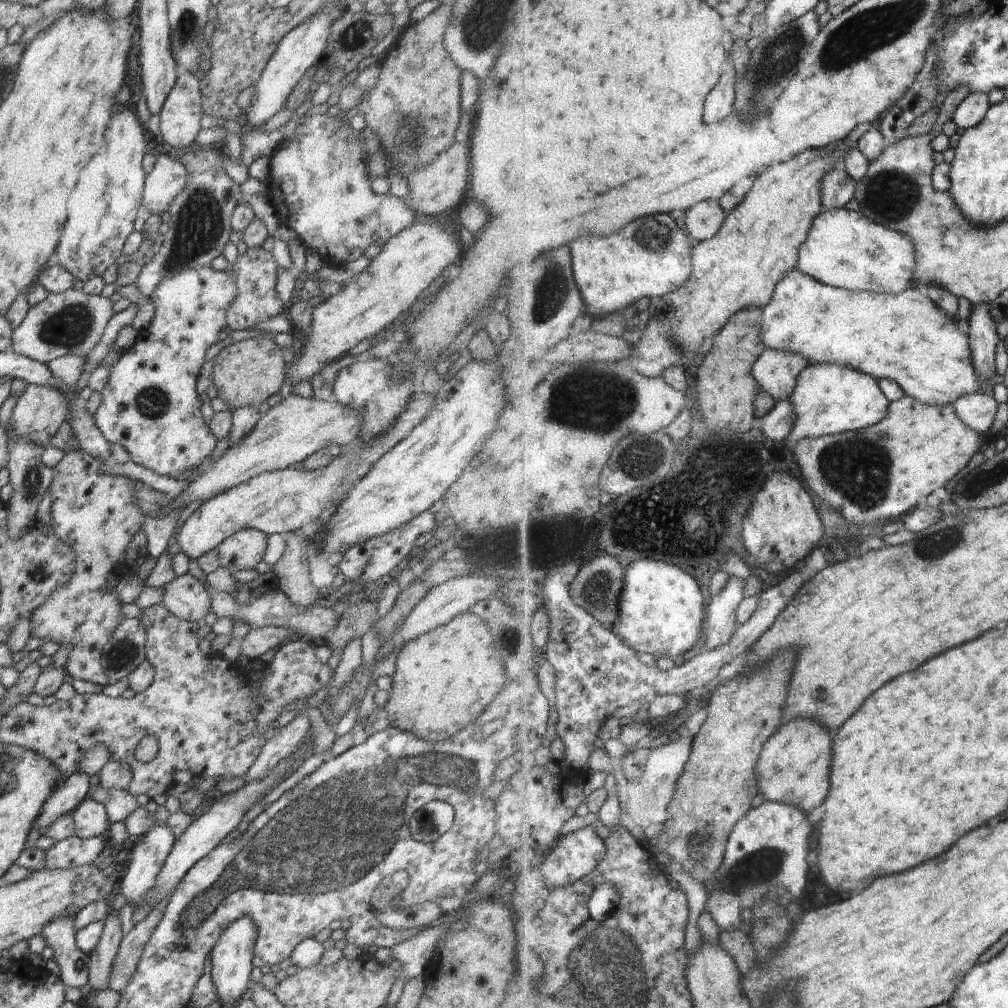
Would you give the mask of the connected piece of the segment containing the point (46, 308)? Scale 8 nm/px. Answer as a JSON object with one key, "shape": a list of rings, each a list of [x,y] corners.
{"shape":[[[73,288],[66,292],[48,293],[40,304],[29,308],[21,324],[13,329],[13,351],[45,364],[66,354],[88,358],[115,314],[114,302],[102,294],[90,296],[83,289]]]}

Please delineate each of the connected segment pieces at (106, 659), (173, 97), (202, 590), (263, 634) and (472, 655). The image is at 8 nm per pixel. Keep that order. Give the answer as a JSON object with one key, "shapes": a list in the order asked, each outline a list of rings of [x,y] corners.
{"shapes":[[[[125,618],[102,649],[100,664],[111,680],[126,678],[146,660],[146,630],[138,618]]],[[[181,69],[159,114],[161,137],[174,148],[188,148],[200,134],[202,100],[197,76]]],[[[190,573],[175,577],[164,586],[164,608],[186,622],[203,622],[210,611],[206,585]]],[[[264,626],[248,631],[241,642],[240,652],[250,658],[261,657],[262,654],[276,648],[284,642],[290,633],[290,628],[282,626]]],[[[460,613],[442,626],[406,643],[396,658],[395,672],[386,684],[391,688],[389,699],[383,706],[390,727],[410,732],[426,742],[442,742],[474,722],[486,706],[498,696],[508,680],[500,654],[496,652],[492,632],[478,616]]]]}

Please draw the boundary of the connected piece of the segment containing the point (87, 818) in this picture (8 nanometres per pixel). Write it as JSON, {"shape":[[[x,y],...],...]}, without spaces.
{"shape":[[[89,796],[72,812],[74,835],[81,839],[98,837],[109,832],[109,818],[103,804]]]}

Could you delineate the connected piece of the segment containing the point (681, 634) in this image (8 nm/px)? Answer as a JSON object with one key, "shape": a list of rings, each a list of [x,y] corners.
{"shape":[[[636,560],[624,576],[626,588],[622,594],[622,608],[620,608],[620,618],[616,622],[617,635],[626,642],[630,648],[634,648],[638,653],[650,653],[658,658],[678,656],[688,652],[690,648],[699,646],[705,640],[702,638],[702,626],[706,618],[706,600],[702,590],[698,588],[698,582],[678,568],[676,564],[668,562],[658,562],[658,560]]]}

